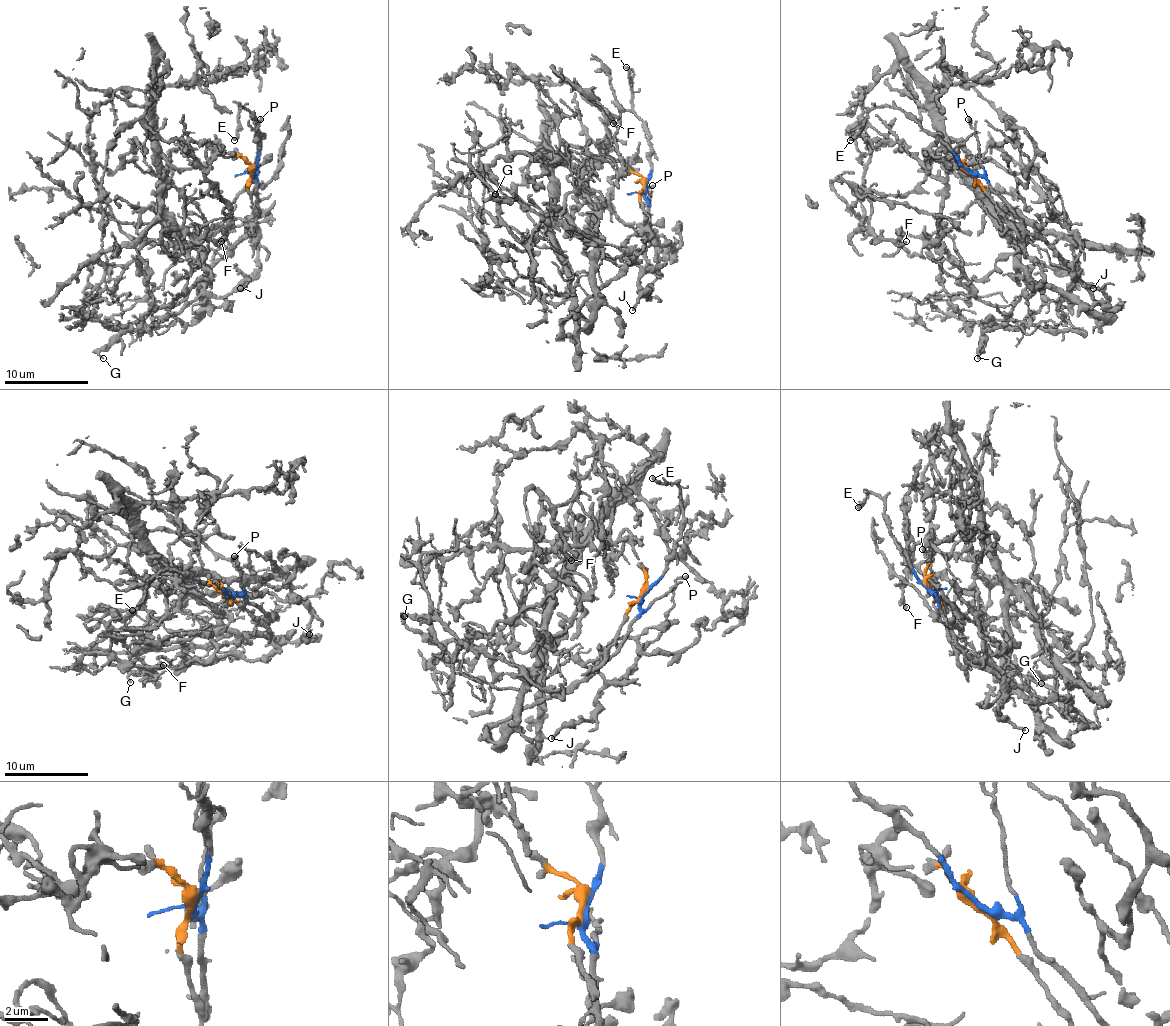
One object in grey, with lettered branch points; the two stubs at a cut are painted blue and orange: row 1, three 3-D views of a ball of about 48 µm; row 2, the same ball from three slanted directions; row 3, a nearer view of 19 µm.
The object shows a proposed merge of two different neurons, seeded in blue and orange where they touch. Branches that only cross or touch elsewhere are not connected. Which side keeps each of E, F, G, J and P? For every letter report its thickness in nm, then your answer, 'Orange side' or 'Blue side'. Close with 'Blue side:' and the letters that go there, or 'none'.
E: Thickness 240 nm. Blue side
F: Thickness 180 nm. Orange side
G: Thickness 140 nm. Orange side
J: Thickness 200 nm. Orange side
P: Thickness 220 nm. Blue side
Blue side: E, P

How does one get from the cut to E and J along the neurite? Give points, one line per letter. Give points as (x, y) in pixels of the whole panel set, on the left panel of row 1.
E: (252, 171), (259, 158), (259, 131), (254, 118), (242, 106), (240, 127), (233, 139)
J: (252, 171), (242, 158), (160, 160), (162, 210), (189, 248), (204, 227), (248, 221), (259, 271), (240, 288)

